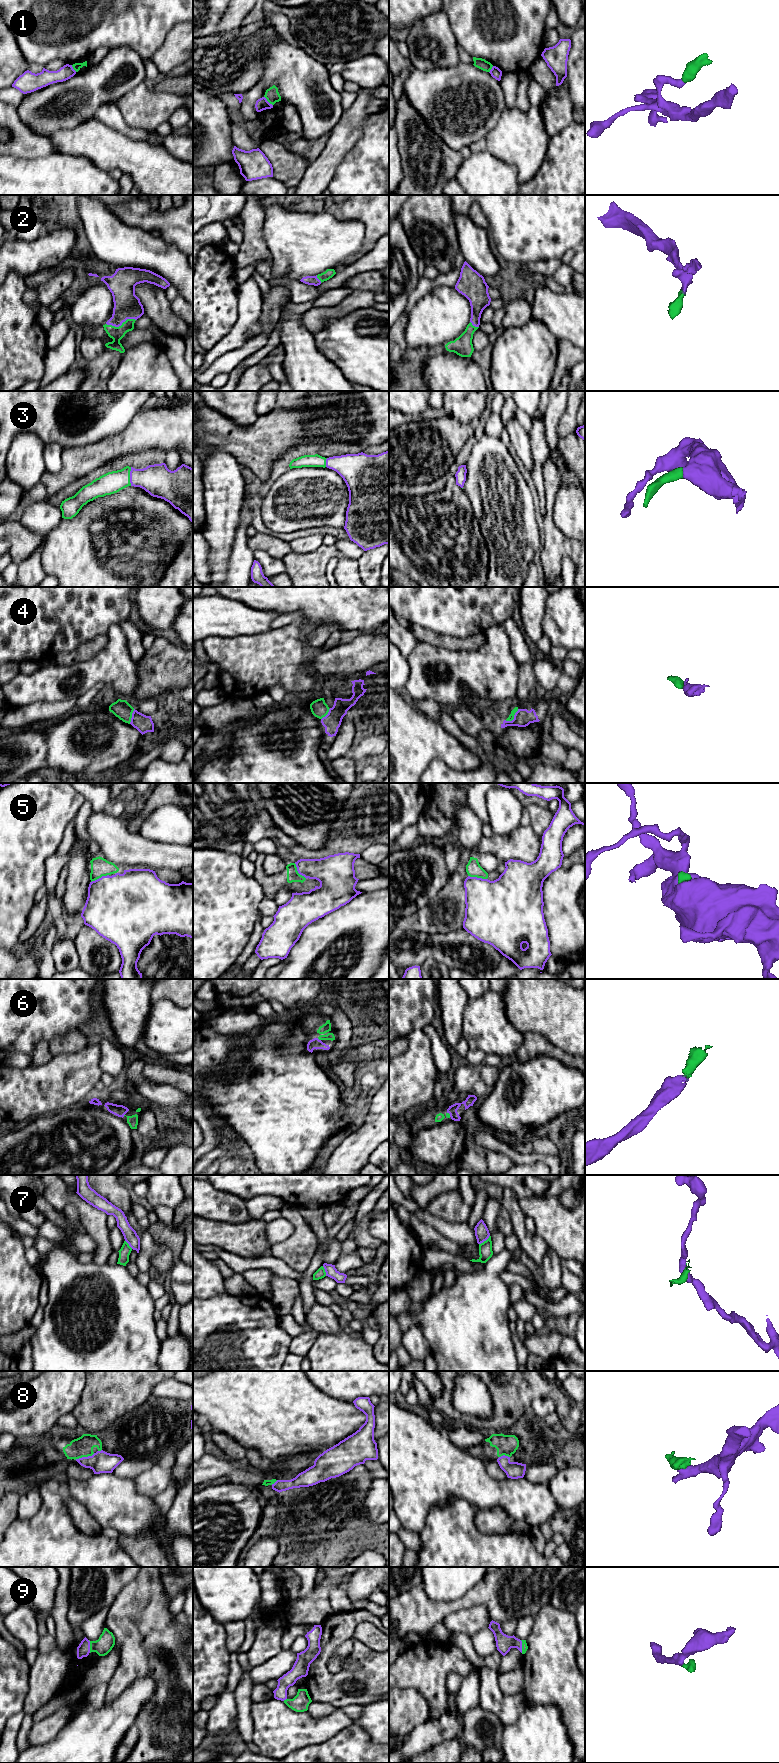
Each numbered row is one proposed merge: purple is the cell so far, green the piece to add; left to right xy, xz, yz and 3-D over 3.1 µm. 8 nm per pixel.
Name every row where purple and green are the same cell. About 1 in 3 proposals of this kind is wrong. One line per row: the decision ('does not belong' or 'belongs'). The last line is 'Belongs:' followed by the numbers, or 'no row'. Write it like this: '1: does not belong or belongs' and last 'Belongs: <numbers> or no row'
1: does not belong
2: belongs
3: belongs
4: belongs
5: does not belong
6: belongs
7: does not belong
8: does not belong
9: belongs
Belongs: 2, 3, 4, 6, 9

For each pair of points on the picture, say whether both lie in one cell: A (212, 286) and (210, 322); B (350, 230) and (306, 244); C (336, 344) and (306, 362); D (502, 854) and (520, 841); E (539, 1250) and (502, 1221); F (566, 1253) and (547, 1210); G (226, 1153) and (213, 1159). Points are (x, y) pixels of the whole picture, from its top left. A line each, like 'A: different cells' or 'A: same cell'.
A: same cell
B: same cell
C: different cells
D: same cell
E: different cells
F: same cell
G: same cell

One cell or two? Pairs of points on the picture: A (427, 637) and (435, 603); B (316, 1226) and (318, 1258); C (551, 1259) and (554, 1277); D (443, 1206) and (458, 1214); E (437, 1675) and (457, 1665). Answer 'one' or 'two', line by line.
A: two
B: two
C: one
D: one
E: one

